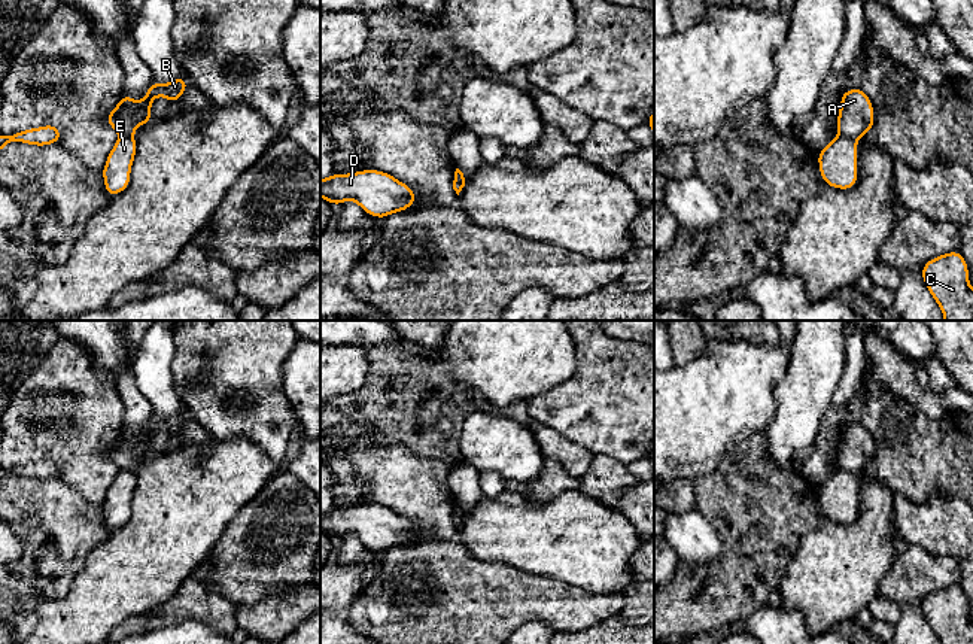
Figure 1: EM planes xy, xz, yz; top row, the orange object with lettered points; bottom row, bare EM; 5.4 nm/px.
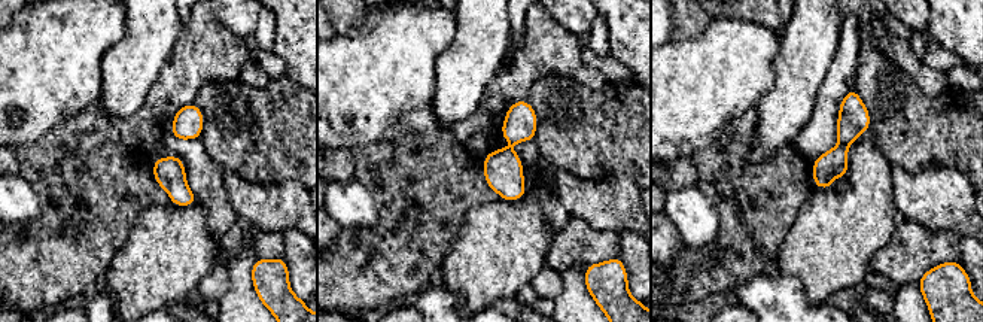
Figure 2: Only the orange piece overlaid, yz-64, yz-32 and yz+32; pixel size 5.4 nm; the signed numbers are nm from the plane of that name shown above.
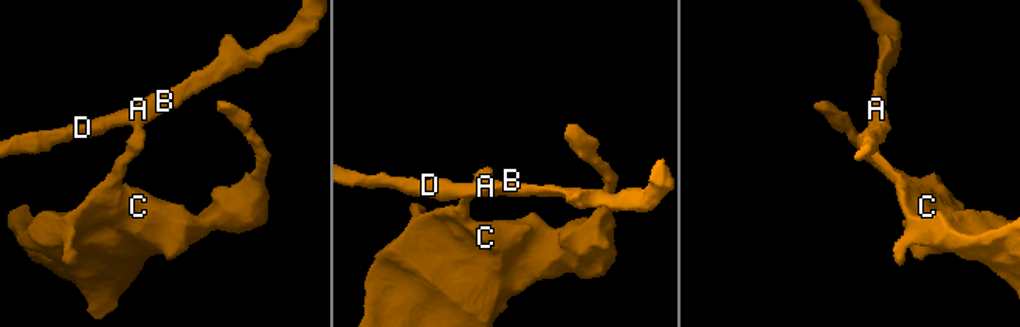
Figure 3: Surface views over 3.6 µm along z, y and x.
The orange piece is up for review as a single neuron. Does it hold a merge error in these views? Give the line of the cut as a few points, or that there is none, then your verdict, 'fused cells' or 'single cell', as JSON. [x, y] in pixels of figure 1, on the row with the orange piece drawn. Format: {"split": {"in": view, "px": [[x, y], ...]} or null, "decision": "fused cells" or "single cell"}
{"split": {"in": "yz", "px": [[839, 133], [854, 140]]}, "decision": "fused cells"}

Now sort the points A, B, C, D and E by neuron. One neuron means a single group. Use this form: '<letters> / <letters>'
A B D / C E

